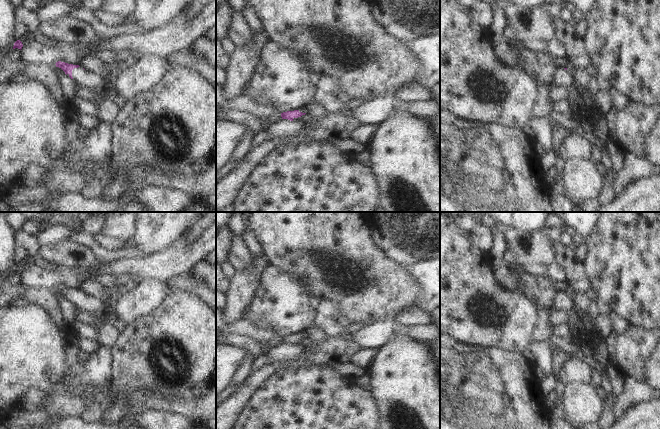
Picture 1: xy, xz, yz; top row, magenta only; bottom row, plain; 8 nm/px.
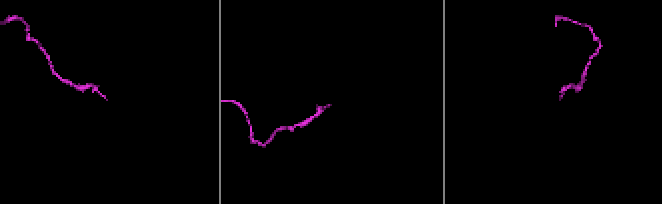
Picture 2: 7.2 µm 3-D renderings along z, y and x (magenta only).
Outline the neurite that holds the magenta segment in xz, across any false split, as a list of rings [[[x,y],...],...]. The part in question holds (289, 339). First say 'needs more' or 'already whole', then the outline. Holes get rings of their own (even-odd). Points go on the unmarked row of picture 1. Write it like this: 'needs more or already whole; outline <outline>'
needs more; outline [[[303,331],[299,334],[283,336],[281,337],[281,341],[282,343],[288,343],[290,345],[293,345],[293,344],[300,345],[301,340],[306,338],[305,336],[306,336],[306,332]]]

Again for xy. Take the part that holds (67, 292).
needs more; outline [[[115,276],[111,284],[103,288],[104,297],[102,299],[86,295],[79,289],[68,288],[61,285],[56,286],[55,289],[56,291],[61,292],[66,299],[73,303],[78,311],[85,311],[90,315],[95,315],[100,318],[106,314],[111,295],[116,291],[120,291],[122,286],[123,282],[121,278]]]

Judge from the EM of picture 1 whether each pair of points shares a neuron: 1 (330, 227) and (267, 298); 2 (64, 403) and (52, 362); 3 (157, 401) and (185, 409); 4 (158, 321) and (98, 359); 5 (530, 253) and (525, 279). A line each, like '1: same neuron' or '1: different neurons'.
1: different neurons
2: different neurons
3: same neuron
4: different neurons
5: different neurons

